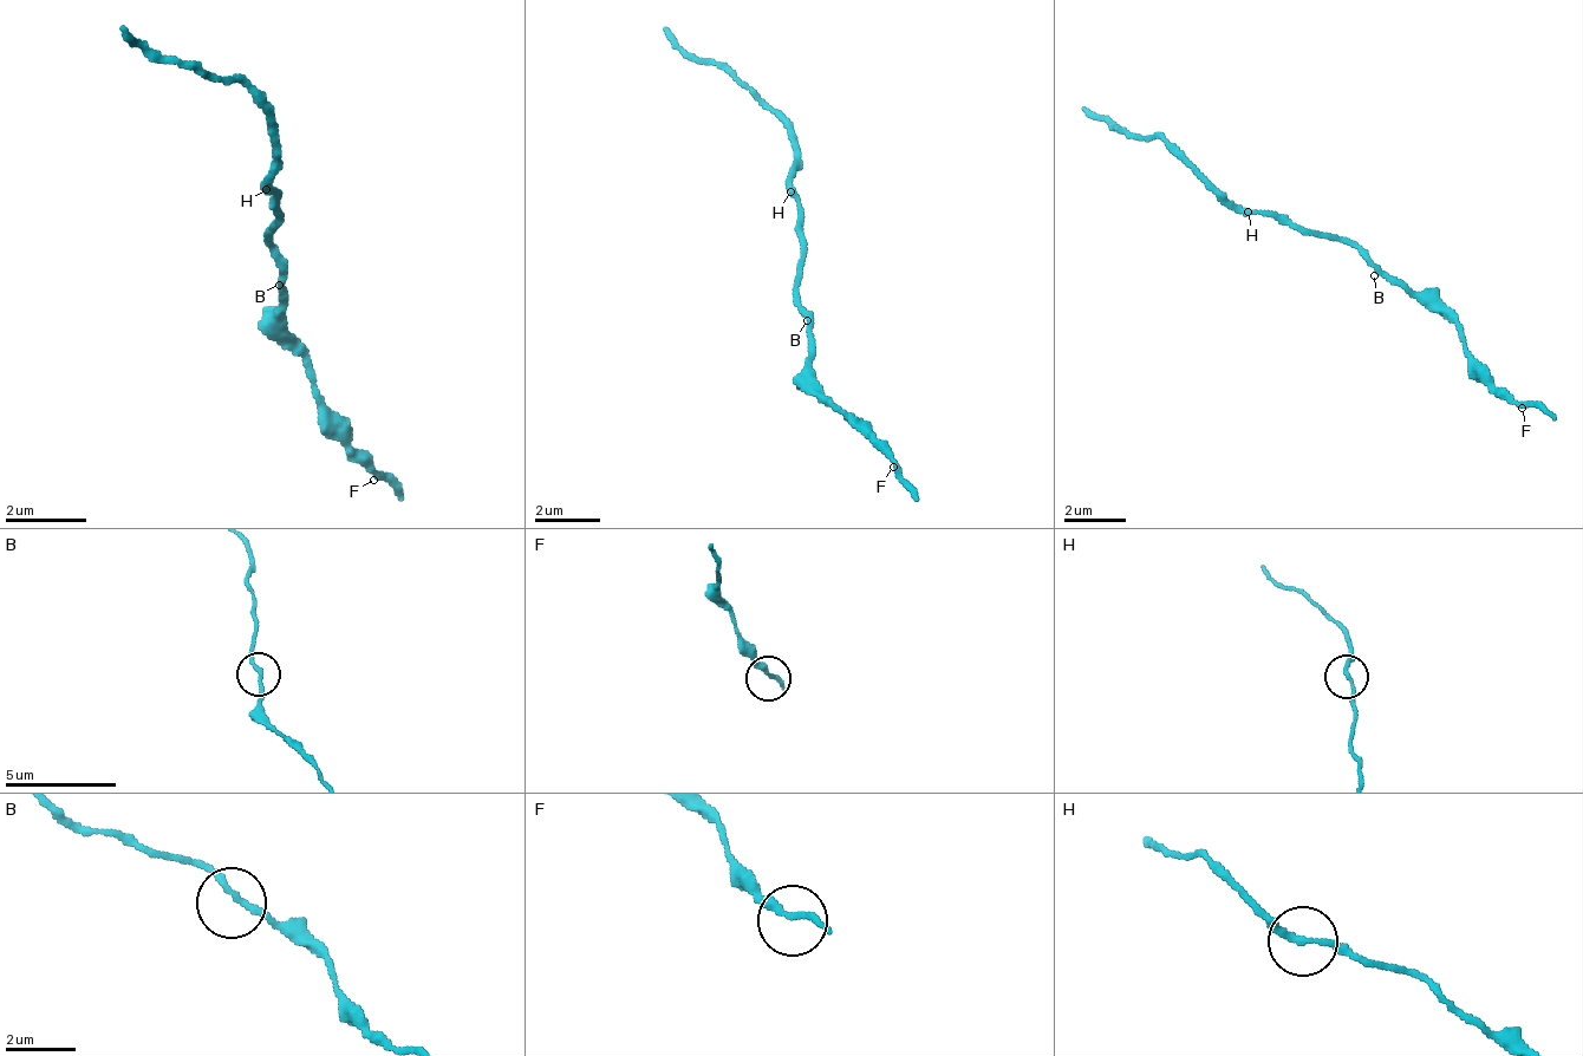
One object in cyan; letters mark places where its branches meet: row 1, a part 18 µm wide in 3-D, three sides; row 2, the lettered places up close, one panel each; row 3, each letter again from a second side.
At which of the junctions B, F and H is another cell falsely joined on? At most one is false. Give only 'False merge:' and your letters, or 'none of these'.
False merge: H

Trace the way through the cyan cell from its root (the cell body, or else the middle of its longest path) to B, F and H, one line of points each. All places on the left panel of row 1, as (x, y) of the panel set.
B: (271, 229), (269, 253), (279, 264), (279, 285)
F: (271, 229), (268, 253), (279, 264), (277, 331), (306, 363), (306, 373), (316, 384), (316, 415), (373, 480)
H: (271, 229), (281, 216), (272, 206), (273, 193), (264, 193)

